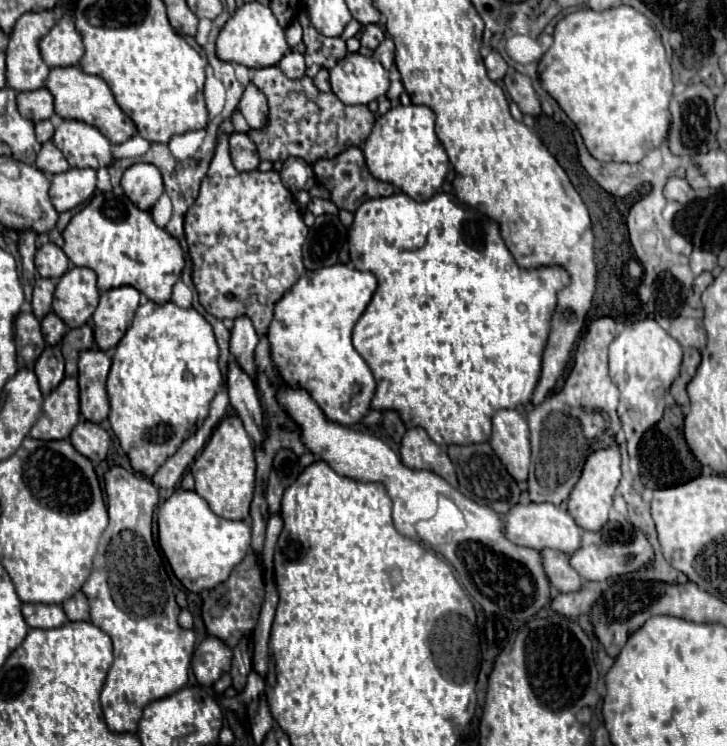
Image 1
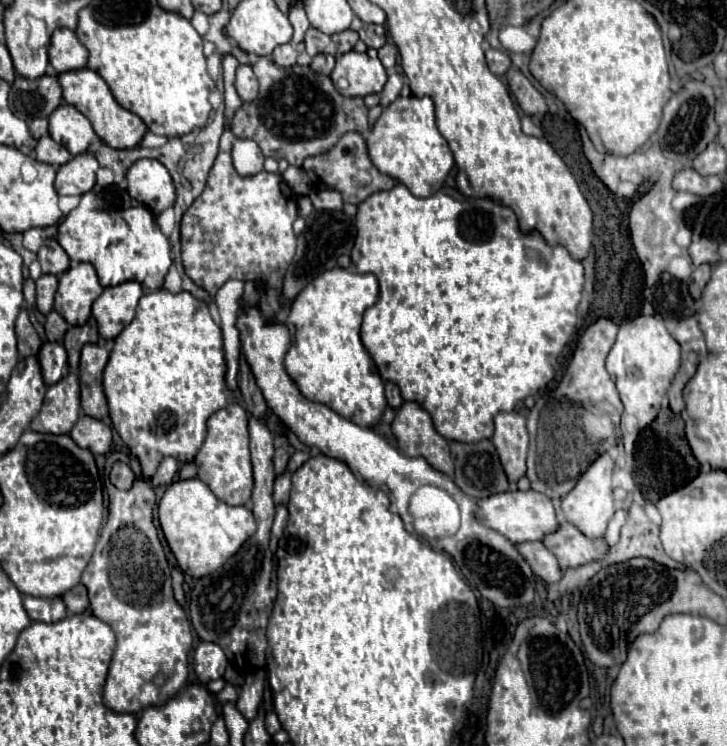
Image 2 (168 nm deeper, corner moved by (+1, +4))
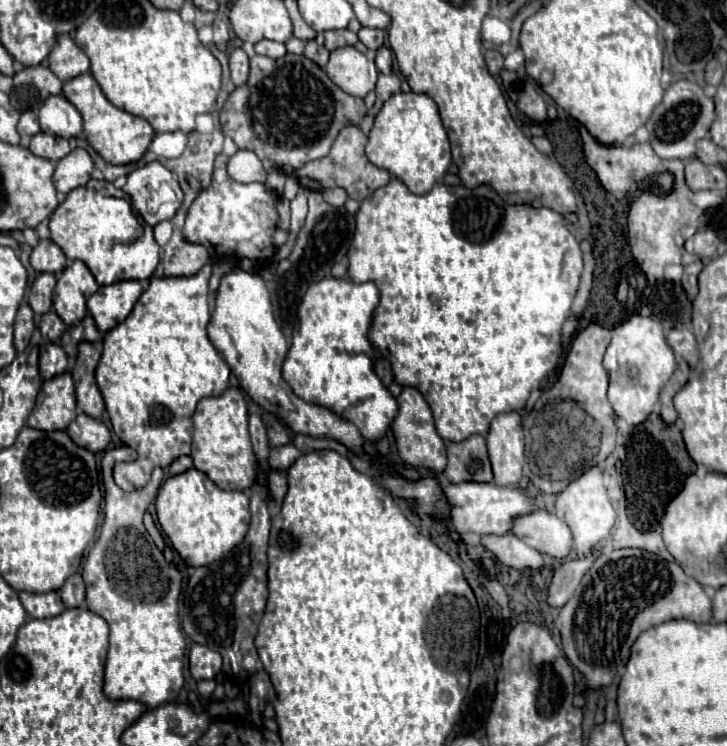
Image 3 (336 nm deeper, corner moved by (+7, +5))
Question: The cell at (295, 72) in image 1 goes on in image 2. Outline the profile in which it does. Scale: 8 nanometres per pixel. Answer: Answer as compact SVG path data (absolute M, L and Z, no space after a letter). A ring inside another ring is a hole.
M285 43L275 47L275 51L271 53L271 59L281 67L293 67L297 63L297 51L291 43Z

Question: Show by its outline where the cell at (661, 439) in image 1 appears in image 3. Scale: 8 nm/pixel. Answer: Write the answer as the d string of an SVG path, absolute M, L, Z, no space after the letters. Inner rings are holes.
M651 414L643 424L639 424L627 444L627 512L635 528L653 530L663 516L665 506L679 494L683 482L695 472L695 462L685 450L681 430L675 424L665 424L659 414Z

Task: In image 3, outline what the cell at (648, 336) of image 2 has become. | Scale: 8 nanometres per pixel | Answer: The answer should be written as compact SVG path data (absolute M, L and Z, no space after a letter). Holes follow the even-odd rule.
M635 314L627 322L615 326L611 330L611 336L613 338L603 360L603 366L609 374L609 402L617 418L623 418L631 426L637 426L645 422L653 412L653 406L659 400L659 392L675 372L677 362L663 336L661 324L653 318Z

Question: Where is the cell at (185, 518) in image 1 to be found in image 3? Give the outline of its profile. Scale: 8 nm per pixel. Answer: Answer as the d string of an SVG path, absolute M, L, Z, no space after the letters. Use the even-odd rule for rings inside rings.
M195 468L163 482L155 500L155 512L161 530L171 540L185 566L193 568L207 566L235 548L243 540L251 520L249 498L243 492L219 490L203 472Z

